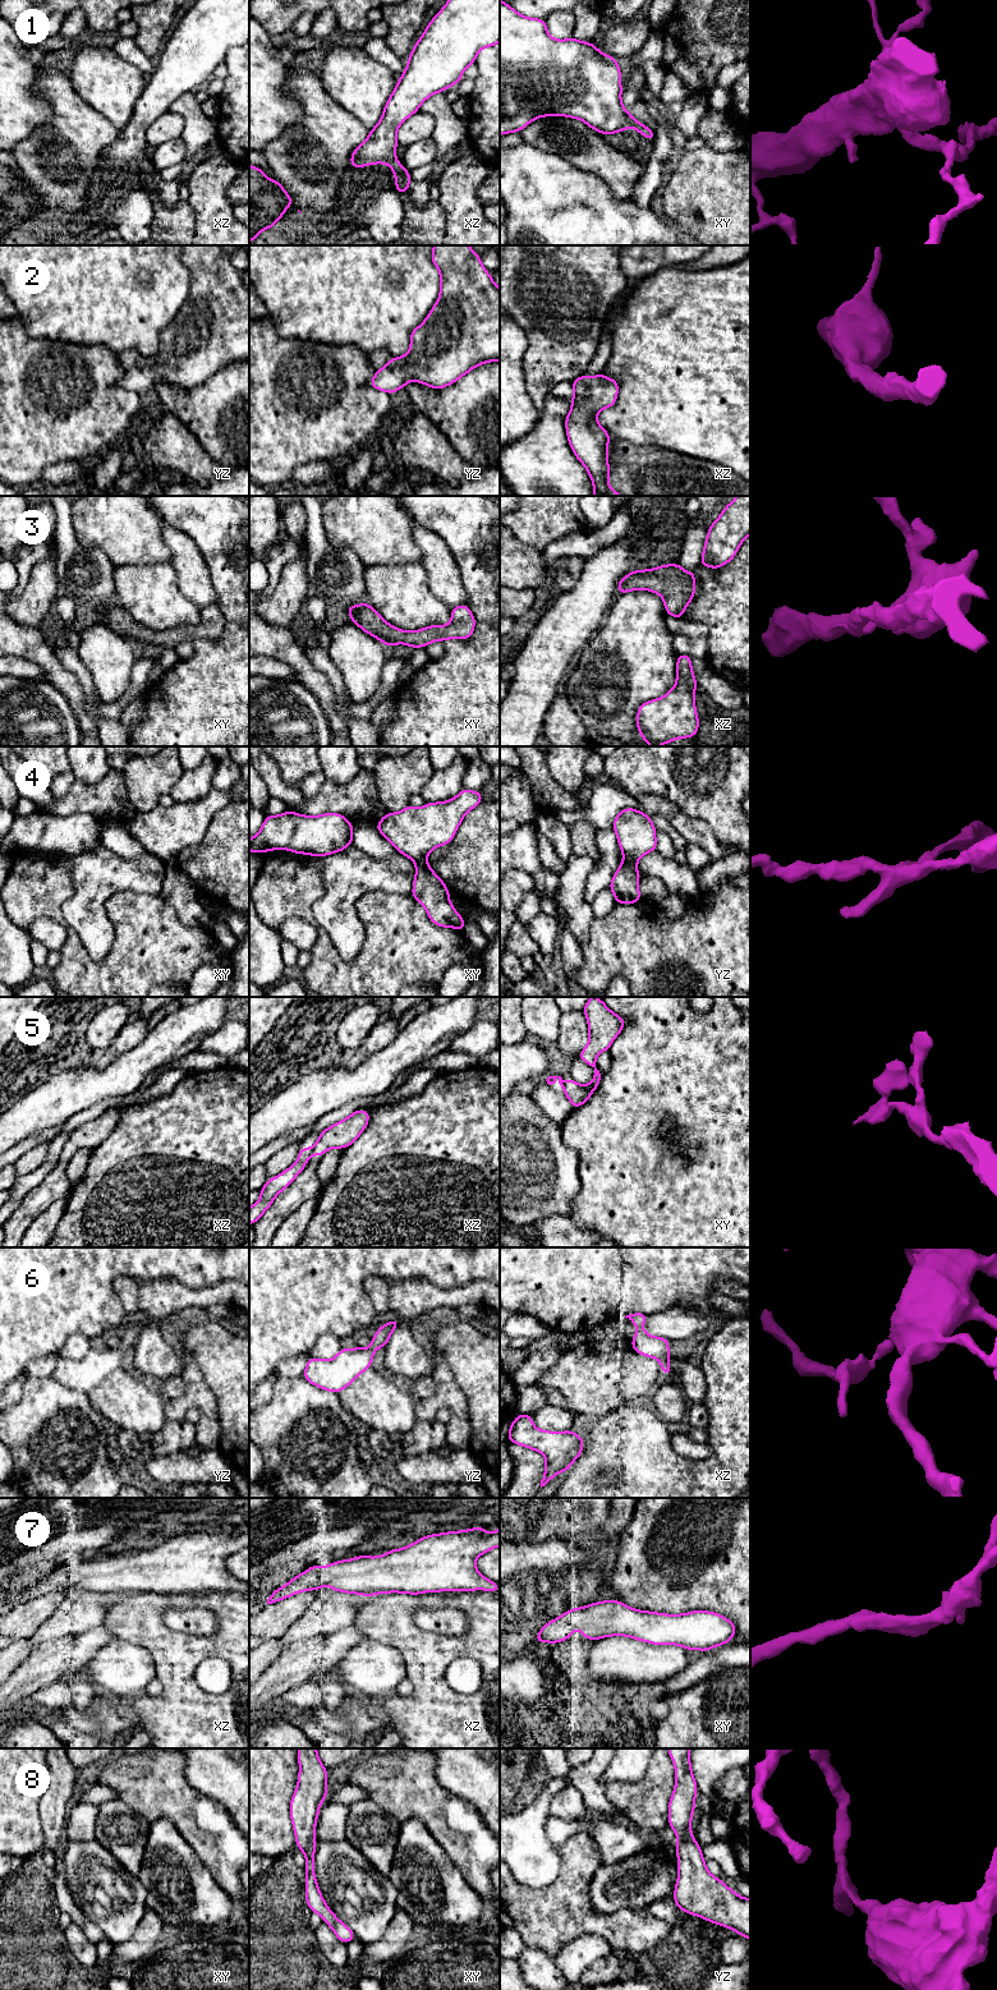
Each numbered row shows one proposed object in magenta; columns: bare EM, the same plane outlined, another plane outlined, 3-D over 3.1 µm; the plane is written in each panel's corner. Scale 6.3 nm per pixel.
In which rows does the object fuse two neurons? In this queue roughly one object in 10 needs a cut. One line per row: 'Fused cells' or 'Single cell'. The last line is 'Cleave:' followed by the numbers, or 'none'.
1: Single cell
2: Single cell
3: Single cell
4: Fused cells
5: Fused cells
6: Single cell
7: Single cell
8: Single cell
Cleave: 4, 5

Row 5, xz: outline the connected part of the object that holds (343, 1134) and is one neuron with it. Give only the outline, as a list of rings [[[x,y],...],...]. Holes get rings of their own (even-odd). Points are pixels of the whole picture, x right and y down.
[[[354,1111],[349,1117],[328,1126],[320,1134],[313,1145],[313,1153],[321,1158],[331,1148],[348,1148],[360,1136],[368,1122],[369,1111]]]

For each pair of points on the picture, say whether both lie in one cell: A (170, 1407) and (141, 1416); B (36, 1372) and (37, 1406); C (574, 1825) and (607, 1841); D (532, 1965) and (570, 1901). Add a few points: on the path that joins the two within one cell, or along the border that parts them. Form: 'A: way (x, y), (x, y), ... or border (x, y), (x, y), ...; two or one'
A: border (162, 1403), (165, 1419); two
B: border (24, 1375), (51, 1377); two
C: way (582, 1825), (592, 1825), (600, 1833); one
D: border (525, 1945), (540, 1948), (552, 1957); two

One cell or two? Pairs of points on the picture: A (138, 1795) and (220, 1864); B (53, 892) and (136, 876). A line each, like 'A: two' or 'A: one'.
A: one
B: two

